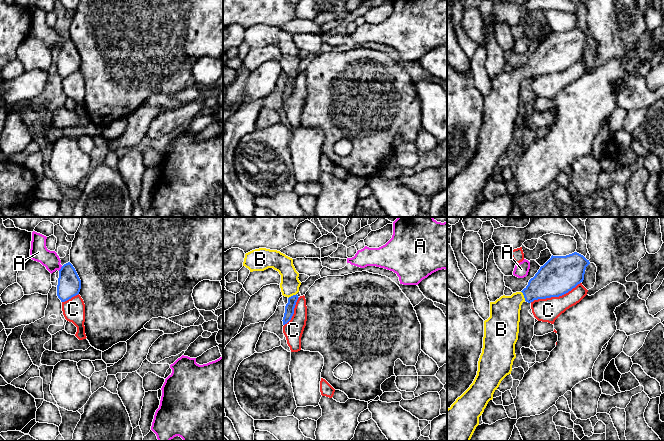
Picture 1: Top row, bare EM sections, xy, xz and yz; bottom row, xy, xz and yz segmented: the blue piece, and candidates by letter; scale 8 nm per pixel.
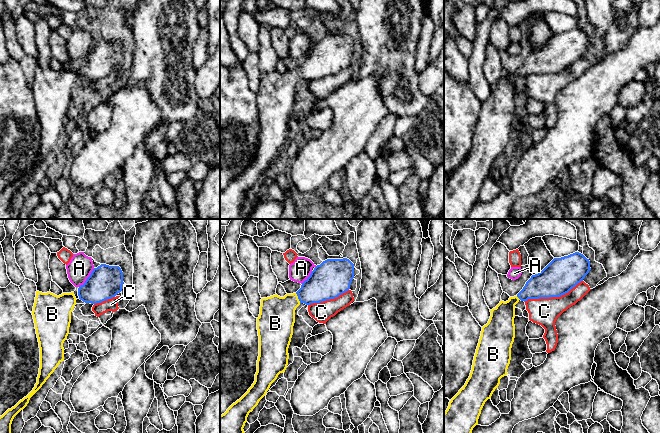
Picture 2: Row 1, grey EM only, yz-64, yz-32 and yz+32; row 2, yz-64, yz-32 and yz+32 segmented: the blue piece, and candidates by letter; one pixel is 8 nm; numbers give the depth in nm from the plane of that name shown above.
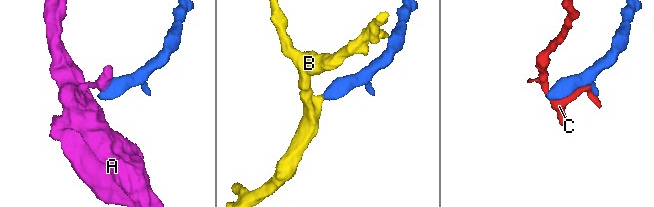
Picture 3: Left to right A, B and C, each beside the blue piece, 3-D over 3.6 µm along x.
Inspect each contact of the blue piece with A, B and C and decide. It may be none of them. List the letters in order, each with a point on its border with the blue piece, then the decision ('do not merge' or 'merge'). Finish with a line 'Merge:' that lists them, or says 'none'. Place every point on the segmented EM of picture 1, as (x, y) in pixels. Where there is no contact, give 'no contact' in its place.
A: xy (61, 268) | do not merge
B: yz (524, 296) | merge
C: yz (555, 296) | do not merge
Merge: B

